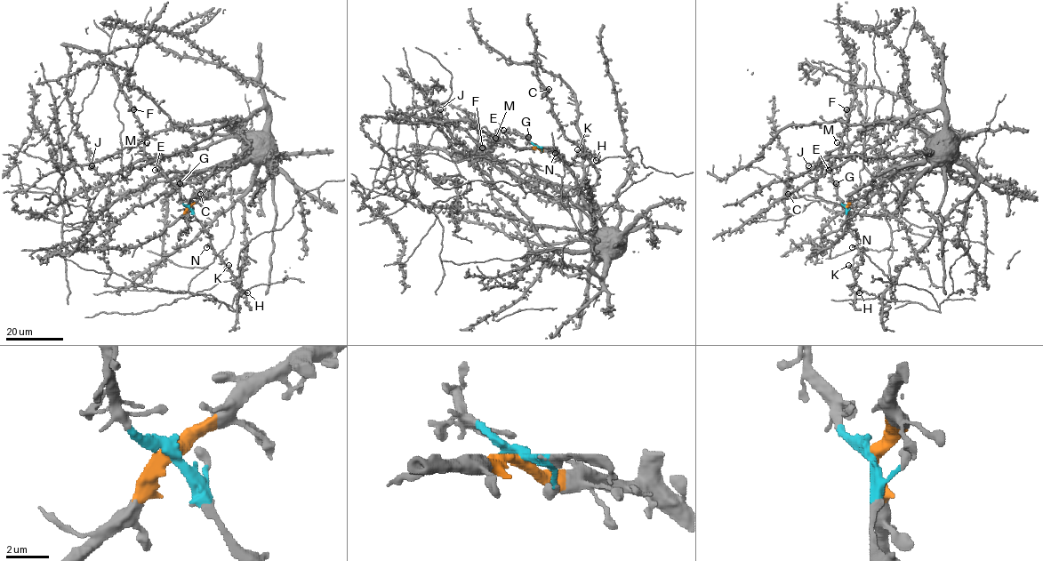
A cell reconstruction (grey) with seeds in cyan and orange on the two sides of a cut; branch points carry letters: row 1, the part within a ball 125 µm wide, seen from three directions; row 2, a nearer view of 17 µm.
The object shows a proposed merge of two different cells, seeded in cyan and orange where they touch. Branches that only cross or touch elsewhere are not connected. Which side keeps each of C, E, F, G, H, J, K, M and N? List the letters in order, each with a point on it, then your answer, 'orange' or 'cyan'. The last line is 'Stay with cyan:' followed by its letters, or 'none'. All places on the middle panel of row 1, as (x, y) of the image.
C: (549, 89) | orange
E: (503, 130) | cyan
F: (482, 148) | cyan
G: (528, 137) | cyan
H: (596, 160) | cyan
J: (440, 109) | orange
K: (577, 149) | cyan
M: (495, 138) | cyan
N: (555, 153) | cyan
Stay with cyan: E, F, G, H, K, M, N

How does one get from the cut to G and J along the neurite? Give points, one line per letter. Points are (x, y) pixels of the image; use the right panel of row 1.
G: (846, 207), (840, 201), (836, 183)
J: (846, 207), (878, 175), (928, 156), (926, 145), (942, 130), (943, 113), (934, 108), (871, 125), (808, 165)

